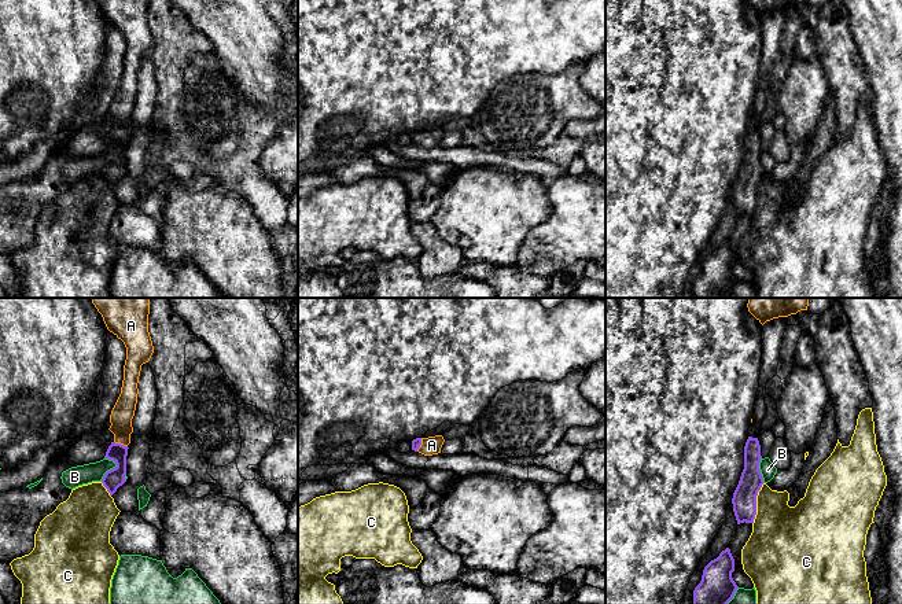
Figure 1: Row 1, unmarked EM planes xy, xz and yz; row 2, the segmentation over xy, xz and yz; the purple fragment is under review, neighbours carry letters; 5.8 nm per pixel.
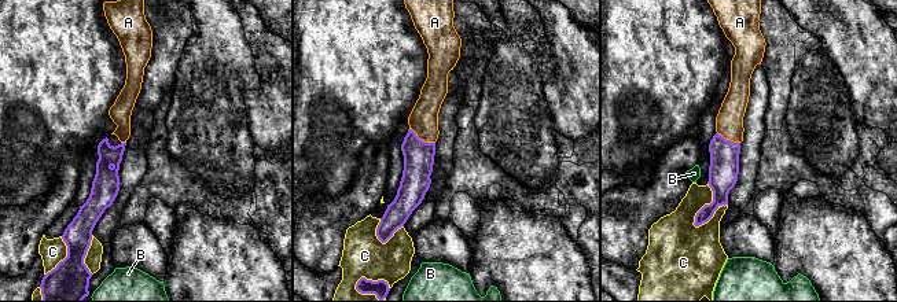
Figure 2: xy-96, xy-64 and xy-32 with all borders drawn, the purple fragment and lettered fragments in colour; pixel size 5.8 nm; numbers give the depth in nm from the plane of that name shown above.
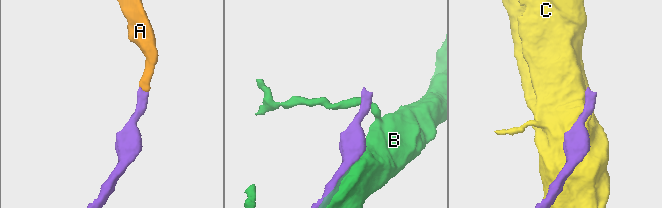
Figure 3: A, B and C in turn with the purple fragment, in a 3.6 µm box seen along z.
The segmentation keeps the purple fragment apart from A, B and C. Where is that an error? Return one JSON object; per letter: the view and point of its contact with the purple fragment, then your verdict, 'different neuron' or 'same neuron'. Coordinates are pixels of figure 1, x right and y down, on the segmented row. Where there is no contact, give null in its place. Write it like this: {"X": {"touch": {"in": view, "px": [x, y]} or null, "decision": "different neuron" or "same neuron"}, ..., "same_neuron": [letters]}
{"A": {"touch": {"in": "xy", "px": [120, 444]}, "decision": "same neuron"}, "B": {"touch": {"in": "xy", "px": [110, 470]}, "decision": "different neuron"}, "C": {"touch": {"in": "yz", "px": [755, 503]}, "decision": "different neuron"}, "same_neuron": ["A"]}

